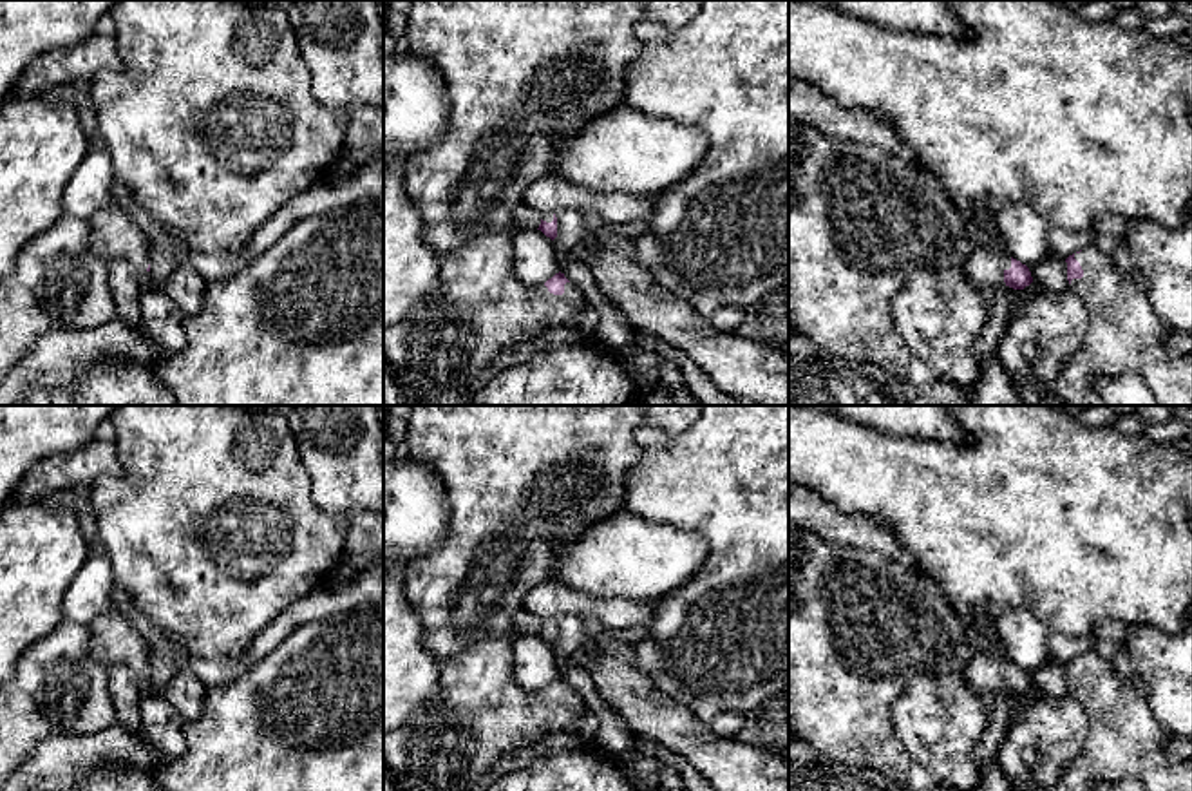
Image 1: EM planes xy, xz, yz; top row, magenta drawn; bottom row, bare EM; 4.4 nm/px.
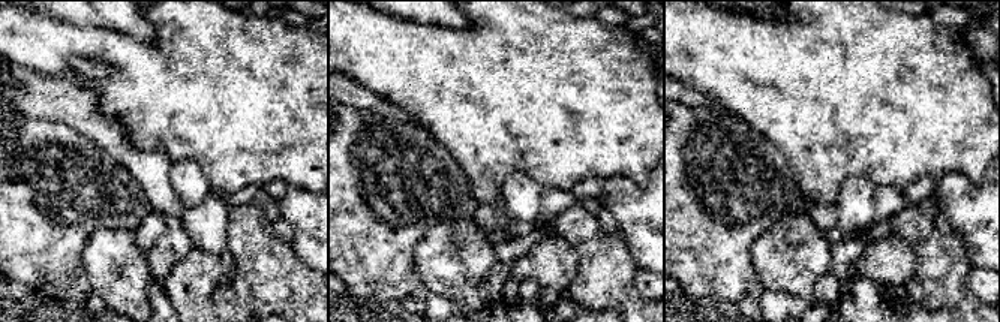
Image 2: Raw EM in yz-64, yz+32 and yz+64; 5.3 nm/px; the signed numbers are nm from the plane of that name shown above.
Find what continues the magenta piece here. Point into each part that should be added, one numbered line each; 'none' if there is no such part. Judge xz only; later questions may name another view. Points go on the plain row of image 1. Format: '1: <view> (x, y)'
1: xz (449, 743)

